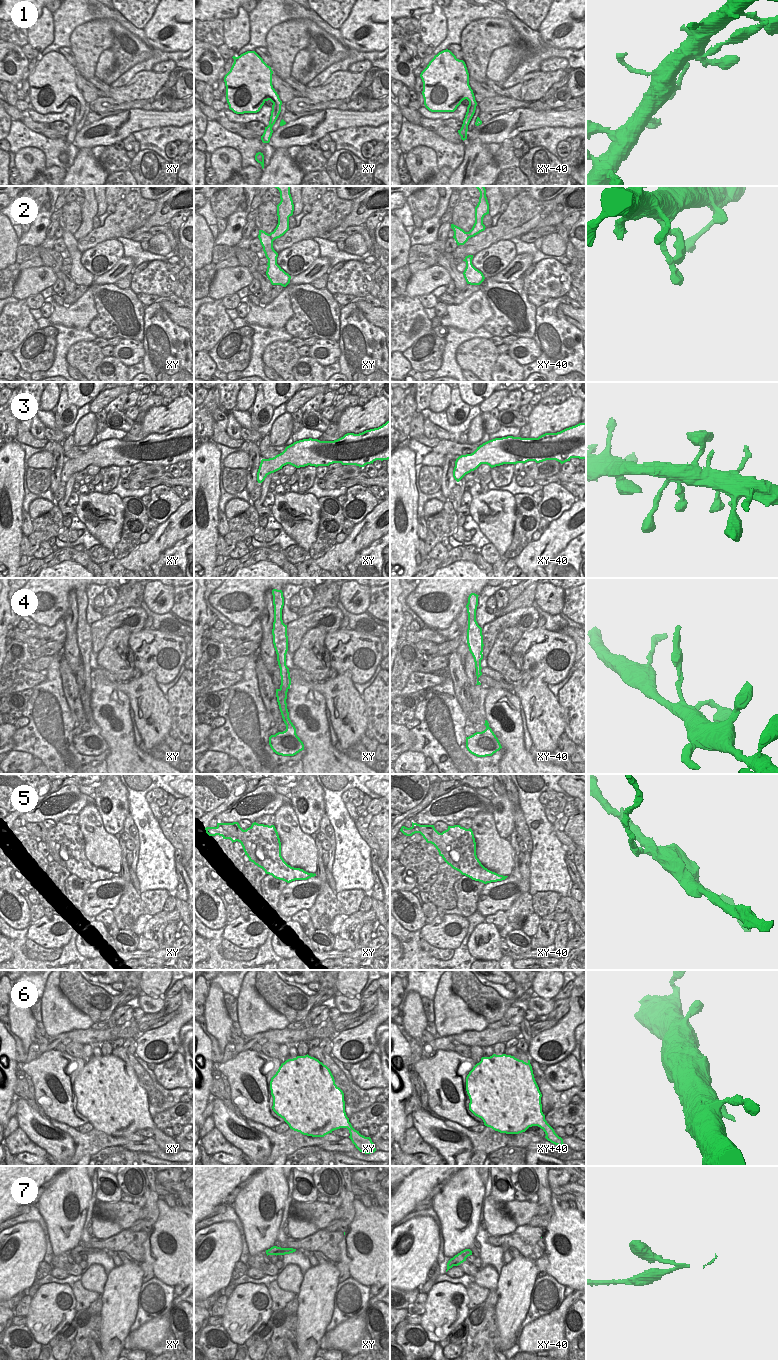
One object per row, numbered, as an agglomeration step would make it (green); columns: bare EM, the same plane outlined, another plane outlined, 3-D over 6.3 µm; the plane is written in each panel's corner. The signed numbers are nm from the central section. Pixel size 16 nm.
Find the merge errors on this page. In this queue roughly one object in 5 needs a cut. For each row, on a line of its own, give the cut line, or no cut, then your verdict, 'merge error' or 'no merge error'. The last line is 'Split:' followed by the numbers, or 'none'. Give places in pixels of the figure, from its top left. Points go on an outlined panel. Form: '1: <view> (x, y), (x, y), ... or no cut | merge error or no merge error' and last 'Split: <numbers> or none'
1: no cut | no merge error
2: no cut | no merge error
3: no cut | no merge error
4: xy (280, 688), (281, 692), (286, 696) | merge error
5: xy-40 (440, 833), (446, 849), (459, 870) | merge error
6: no cut | no merge error
7: xy (279, 1247), (274, 1254) | merge error
Split: 4, 5, 7

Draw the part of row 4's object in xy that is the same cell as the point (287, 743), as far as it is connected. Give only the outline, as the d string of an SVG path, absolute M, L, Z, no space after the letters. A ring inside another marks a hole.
M276 689L279 709L286 725L286 730L269 737L269 745L273 752L282 756L294 756L304 750L304 744L296 734L296 728L289 718L286 699L281 689Z

